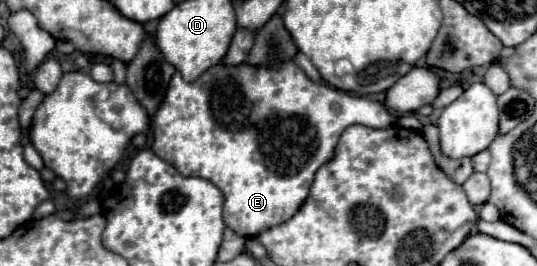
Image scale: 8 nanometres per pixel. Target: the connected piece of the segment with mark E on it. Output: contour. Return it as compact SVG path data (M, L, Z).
M293 60L281 62L279 68L251 66L251 64L245 64L245 62L237 64L237 66L225 66L223 62L219 62L219 64L211 66L207 72L203 72L195 82L185 82L179 72L173 74L173 78L169 82L169 88L167 88L167 94L165 94L163 102L159 104L155 116L153 116L153 150L155 150L155 154L159 154L159 158L163 158L171 166L175 166L175 170L179 170L179 174L199 176L199 178L205 178L205 180L213 182L215 186L219 186L219 190L225 196L225 204L223 204L223 222L225 222L225 226L235 230L239 236L251 238L251 236L255 236L255 234L259 234L259 232L263 232L263 230L267 230L271 226L283 224L285 220L289 220L301 208L301 204L305 202L305 198L307 198L307 194L311 190L315 172L319 170L319 166L323 166L325 162L329 162L333 158L335 144L337 144L339 136L343 134L343 130L347 126L363 124L363 126L369 126L369 128L387 128L395 120L397 118L381 102L341 92L341 90L337 90L337 88L333 88L329 84L313 82L311 78L307 78L307 74Z

